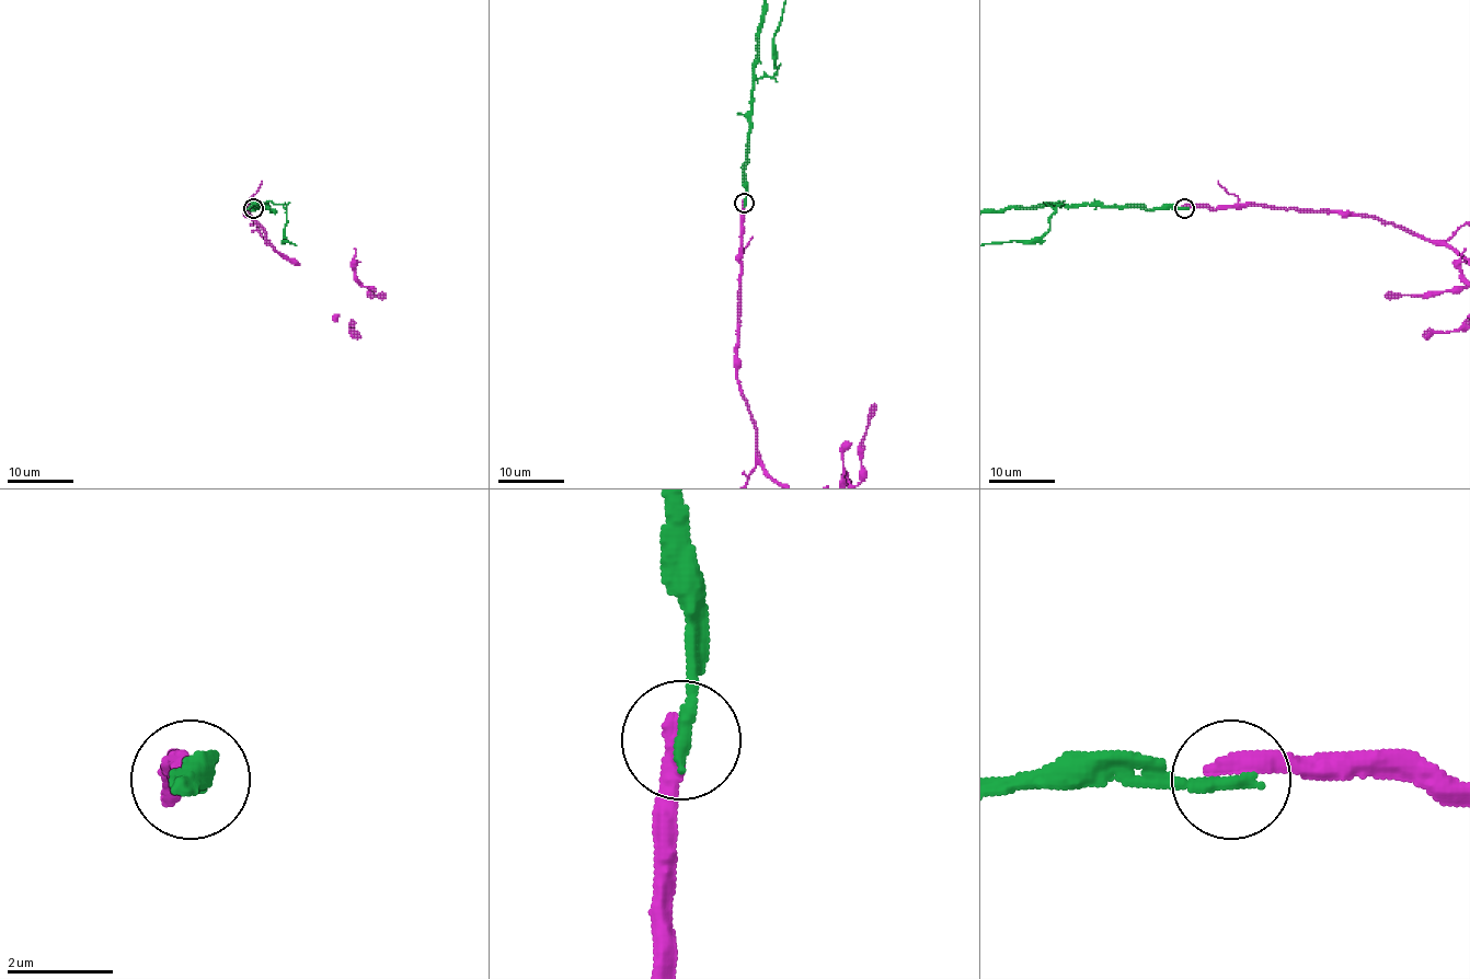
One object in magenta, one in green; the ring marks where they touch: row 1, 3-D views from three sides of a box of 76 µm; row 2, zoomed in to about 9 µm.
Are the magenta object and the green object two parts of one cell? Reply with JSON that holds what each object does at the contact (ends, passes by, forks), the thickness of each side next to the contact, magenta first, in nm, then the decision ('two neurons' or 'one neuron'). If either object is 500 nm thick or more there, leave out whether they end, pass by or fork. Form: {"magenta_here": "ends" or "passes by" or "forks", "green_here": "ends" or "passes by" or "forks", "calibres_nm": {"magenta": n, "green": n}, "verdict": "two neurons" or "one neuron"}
{"magenta_here": "ends", "green_here": "ends", "calibres_nm": {"magenta": 400, "green": 280}, "verdict": "two neurons"}

